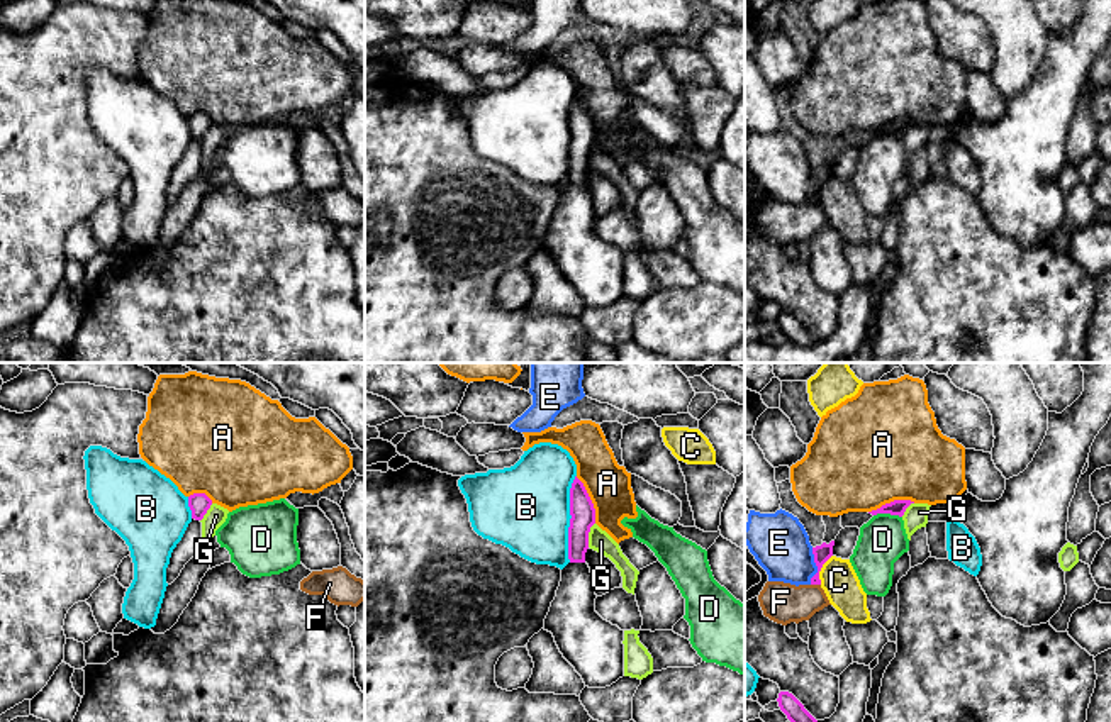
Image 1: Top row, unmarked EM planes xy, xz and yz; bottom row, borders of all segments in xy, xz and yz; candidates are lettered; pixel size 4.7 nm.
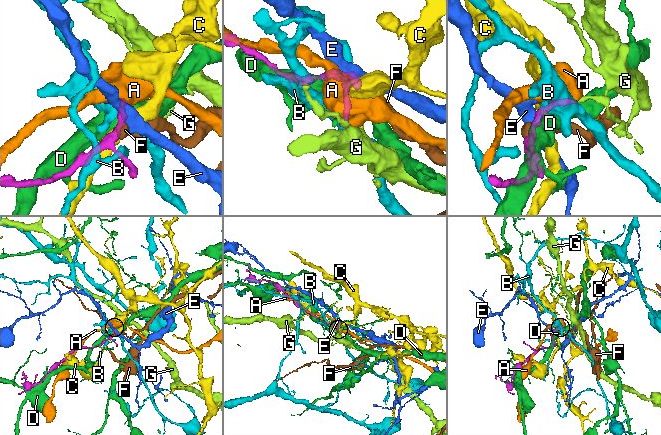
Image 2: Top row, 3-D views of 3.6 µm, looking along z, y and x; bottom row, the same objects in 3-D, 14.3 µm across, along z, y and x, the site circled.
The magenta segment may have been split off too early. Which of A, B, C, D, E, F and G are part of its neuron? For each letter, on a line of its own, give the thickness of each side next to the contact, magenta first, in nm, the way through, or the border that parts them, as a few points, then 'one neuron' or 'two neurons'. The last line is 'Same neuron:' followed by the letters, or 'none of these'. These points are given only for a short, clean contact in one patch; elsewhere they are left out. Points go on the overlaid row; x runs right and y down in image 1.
A: calibres 120 and 200 nm; two neurons
B: calibres 120 and 420 nm; two neurons
C: calibres 80 and 170 nm; border yz (831, 555), (820, 572), (820, 583); two neurons
D: calibres 80 and 220 nm; two neurons
E: calibres 80 and 280 nm; border yz (813, 548), (816, 573), (809, 583); two neurons
F: calibres 80 and 190 nm; border yz (811, 583), (820, 585); two neurons
G: calibres 120 and 100 nm; border xz (594, 522), (587, 546); two neurons
Same neuron: none of these

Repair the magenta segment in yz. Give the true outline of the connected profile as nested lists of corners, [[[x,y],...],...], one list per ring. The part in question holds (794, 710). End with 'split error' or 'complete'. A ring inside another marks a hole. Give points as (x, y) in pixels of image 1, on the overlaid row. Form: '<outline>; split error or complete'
[[[780,691],[777,702],[790,722],[818,722],[792,693]]]; complete

